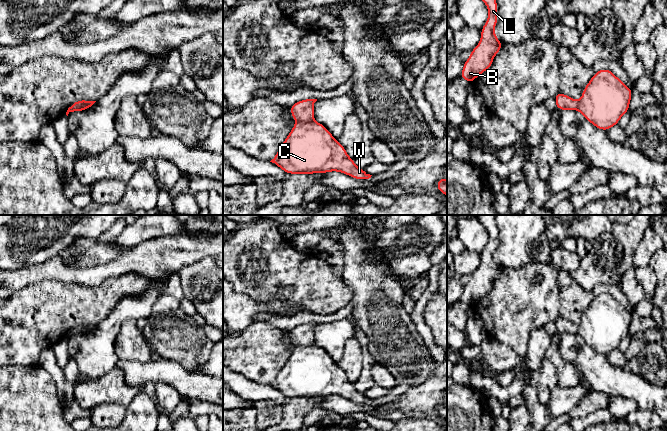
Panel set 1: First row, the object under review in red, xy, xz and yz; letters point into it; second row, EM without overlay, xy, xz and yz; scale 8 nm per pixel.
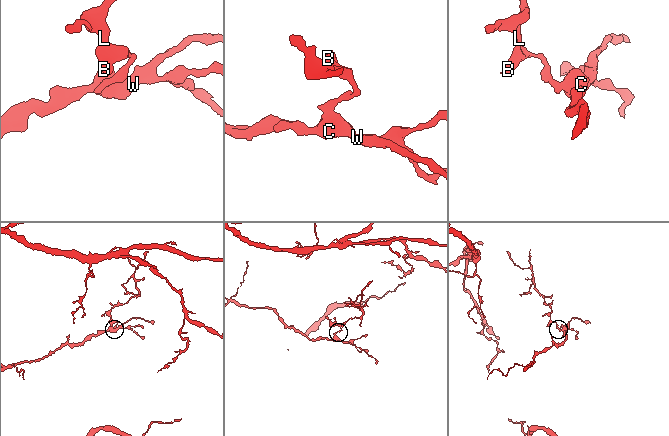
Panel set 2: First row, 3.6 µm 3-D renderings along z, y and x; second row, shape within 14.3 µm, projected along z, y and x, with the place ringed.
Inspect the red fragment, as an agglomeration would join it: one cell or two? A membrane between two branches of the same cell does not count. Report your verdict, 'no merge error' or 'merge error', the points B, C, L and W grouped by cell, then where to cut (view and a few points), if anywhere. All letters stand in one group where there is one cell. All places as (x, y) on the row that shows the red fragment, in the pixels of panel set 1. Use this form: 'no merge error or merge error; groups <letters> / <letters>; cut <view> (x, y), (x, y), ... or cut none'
merge error; groups B L / C W; cut xz (298, 120), (312, 121)

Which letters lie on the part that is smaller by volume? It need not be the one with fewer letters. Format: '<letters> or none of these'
B, L

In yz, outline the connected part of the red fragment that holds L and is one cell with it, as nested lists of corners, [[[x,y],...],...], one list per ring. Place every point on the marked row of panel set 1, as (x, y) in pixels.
[[[482,0],[489,12],[488,19],[481,29],[481,40],[471,51],[467,61],[464,62],[460,78],[473,83],[475,78],[492,66],[495,55],[501,50],[502,43],[494,33],[498,21],[496,0]]]

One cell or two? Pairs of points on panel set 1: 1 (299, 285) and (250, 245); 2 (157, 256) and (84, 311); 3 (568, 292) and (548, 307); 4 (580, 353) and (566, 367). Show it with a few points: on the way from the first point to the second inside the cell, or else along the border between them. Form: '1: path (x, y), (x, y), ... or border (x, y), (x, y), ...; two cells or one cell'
1: path (287, 274), (276, 271), (262, 257); one cell
2: border (158, 276), (123, 273), (112, 277); two cells
3: border (557, 276), (559, 315); two cells
4: border (559, 341), (559, 353), (571, 364); two cells

